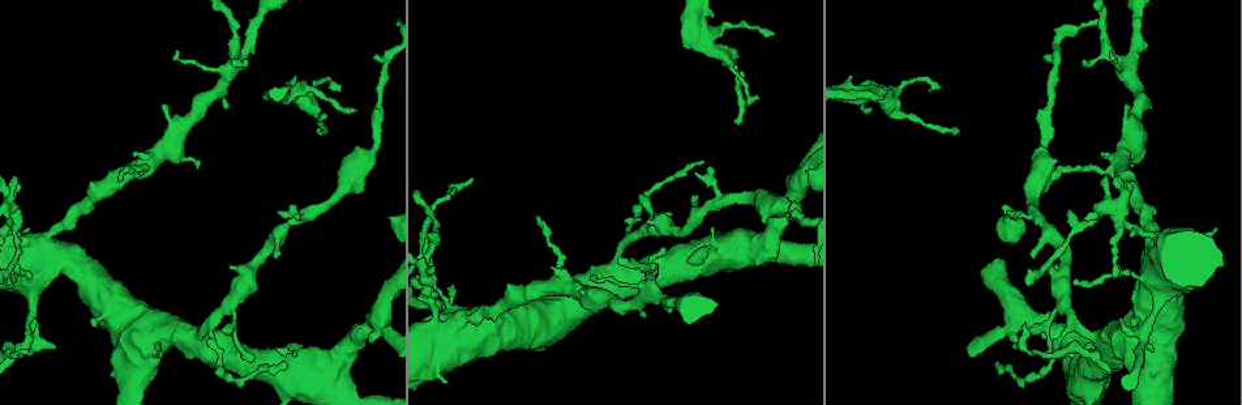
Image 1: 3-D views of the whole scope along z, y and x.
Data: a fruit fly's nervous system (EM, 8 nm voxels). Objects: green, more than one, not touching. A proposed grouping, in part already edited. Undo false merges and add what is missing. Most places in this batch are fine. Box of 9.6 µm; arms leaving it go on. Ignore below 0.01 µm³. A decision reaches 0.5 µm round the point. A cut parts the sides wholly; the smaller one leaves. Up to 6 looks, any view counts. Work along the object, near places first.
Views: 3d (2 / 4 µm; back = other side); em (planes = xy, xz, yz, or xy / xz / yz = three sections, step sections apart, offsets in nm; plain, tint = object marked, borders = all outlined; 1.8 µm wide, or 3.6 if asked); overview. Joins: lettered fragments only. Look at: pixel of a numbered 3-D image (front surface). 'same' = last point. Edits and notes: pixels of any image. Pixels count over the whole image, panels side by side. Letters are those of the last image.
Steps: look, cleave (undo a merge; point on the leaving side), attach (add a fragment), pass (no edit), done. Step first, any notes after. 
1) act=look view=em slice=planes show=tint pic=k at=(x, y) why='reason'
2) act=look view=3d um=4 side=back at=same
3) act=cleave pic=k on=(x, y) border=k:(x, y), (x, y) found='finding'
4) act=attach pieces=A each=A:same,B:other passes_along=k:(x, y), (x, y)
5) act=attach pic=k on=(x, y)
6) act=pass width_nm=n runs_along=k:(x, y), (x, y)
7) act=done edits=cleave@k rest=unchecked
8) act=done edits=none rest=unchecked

act=look view=3d um=4 side=back pic=1 at=(1132, 120) why='branch point'

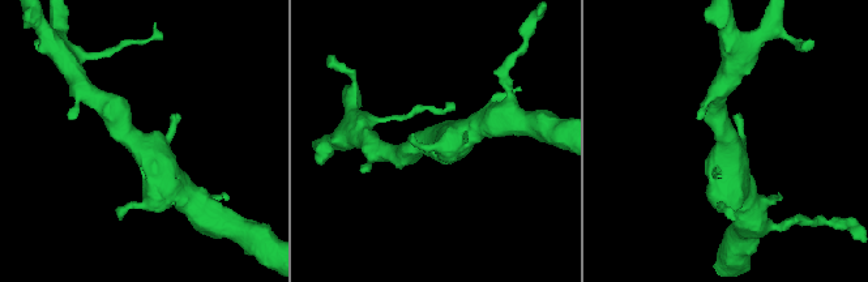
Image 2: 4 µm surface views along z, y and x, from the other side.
act=look view=em slice=xy step=16 show=tint pic=2 at=(430, 140)

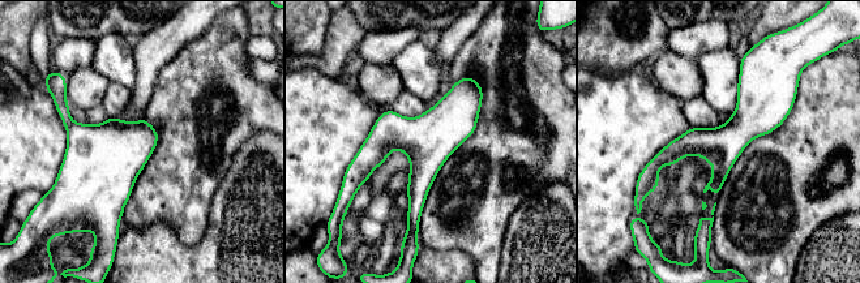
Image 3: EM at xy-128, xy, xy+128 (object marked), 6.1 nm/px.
act=look view=em slice=xy step=16 show=borders at=same why='what lies round it'

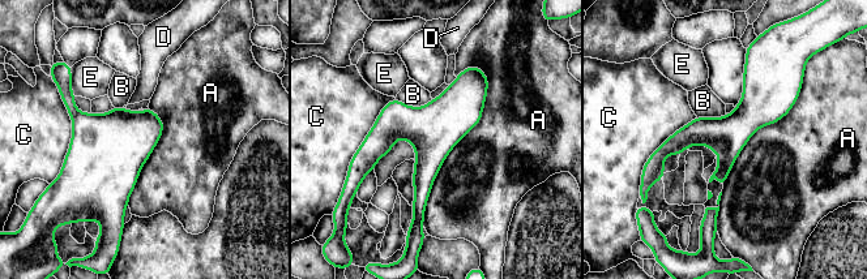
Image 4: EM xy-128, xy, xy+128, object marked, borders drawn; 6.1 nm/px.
act=pass width_nm=240 each=A:other,B:other,C:other,D:other,E:other runs_along=4:(482, 76), (361, 155) found='one neuron here'

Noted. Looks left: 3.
act=look view=3d um=2 pic=1 at=(686, 38)

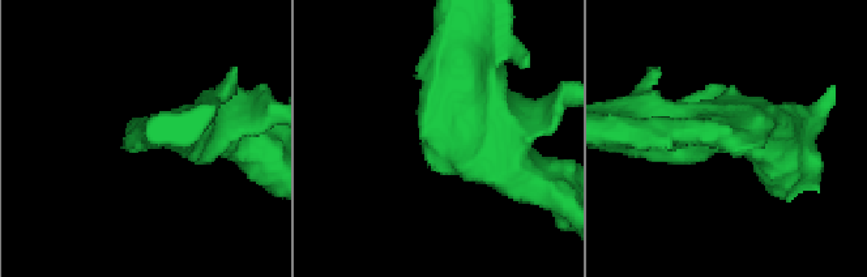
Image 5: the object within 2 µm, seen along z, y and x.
act=look view=em um=3.6 slice=planes show=borders pic=5 at=(426, 140) why='shape alone is not enough'

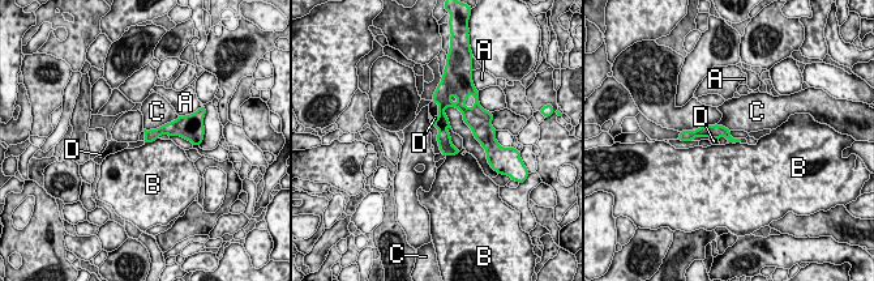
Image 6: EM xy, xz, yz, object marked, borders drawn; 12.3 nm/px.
act=pass width_nm=140 each=A:other,B:other,C:other,D:other border=6:(461, 150), (446, 157) found='none of them fits'

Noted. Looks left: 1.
act=done edits=none rest=unchecked

